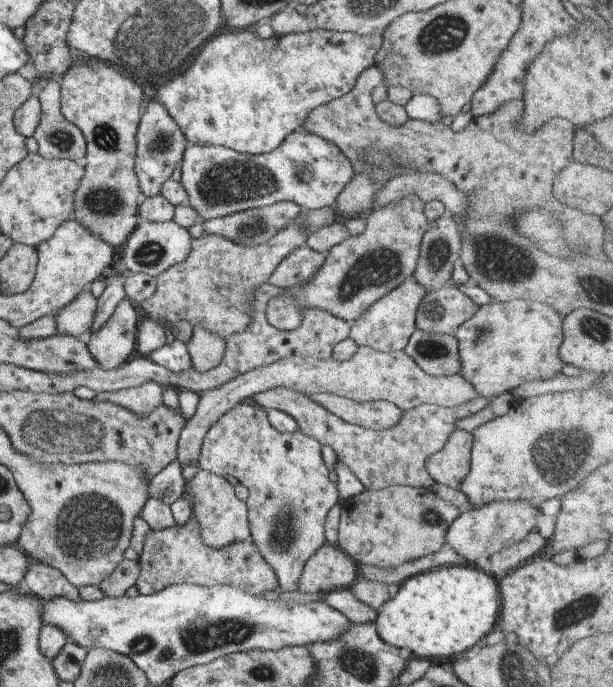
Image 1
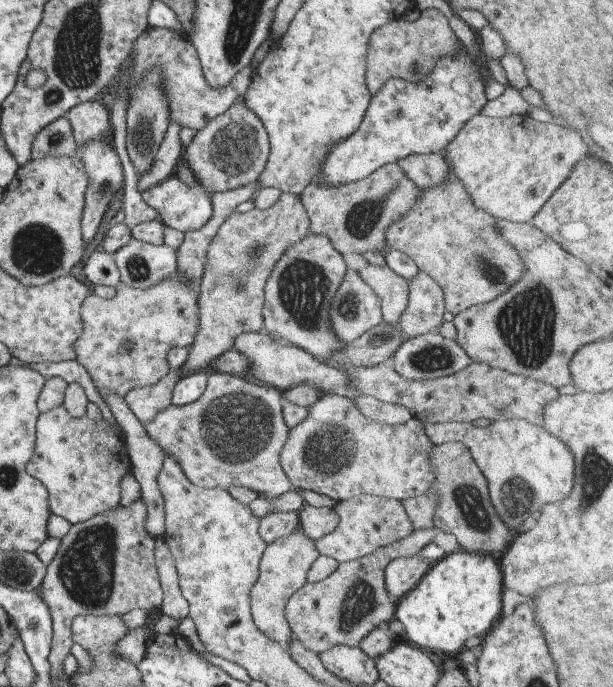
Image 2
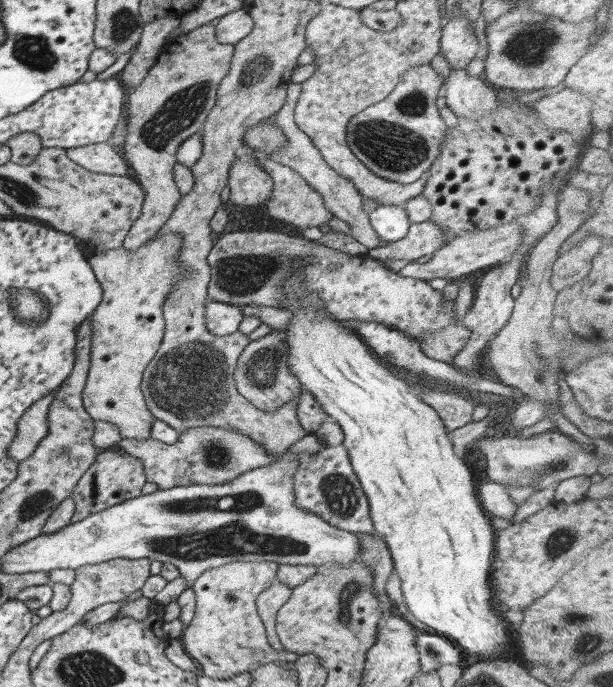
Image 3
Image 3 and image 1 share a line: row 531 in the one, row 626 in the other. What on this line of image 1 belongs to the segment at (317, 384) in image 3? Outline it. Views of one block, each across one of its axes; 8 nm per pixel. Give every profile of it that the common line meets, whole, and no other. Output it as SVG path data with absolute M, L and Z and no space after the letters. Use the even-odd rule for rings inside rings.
M471 564L443 566L406 578L377 610L374 628L383 642L408 648L417 659L441 660L473 648L499 618L498 585Z

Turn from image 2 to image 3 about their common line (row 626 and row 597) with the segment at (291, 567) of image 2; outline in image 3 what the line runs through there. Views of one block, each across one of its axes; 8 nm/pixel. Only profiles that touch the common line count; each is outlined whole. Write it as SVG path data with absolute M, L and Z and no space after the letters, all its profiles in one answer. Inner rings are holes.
M276 578L271 581L270 587L266 588L256 596L255 606L257 614L264 624L267 642L275 650L284 650L276 635L274 624L276 612L285 604L290 597L291 589Z

